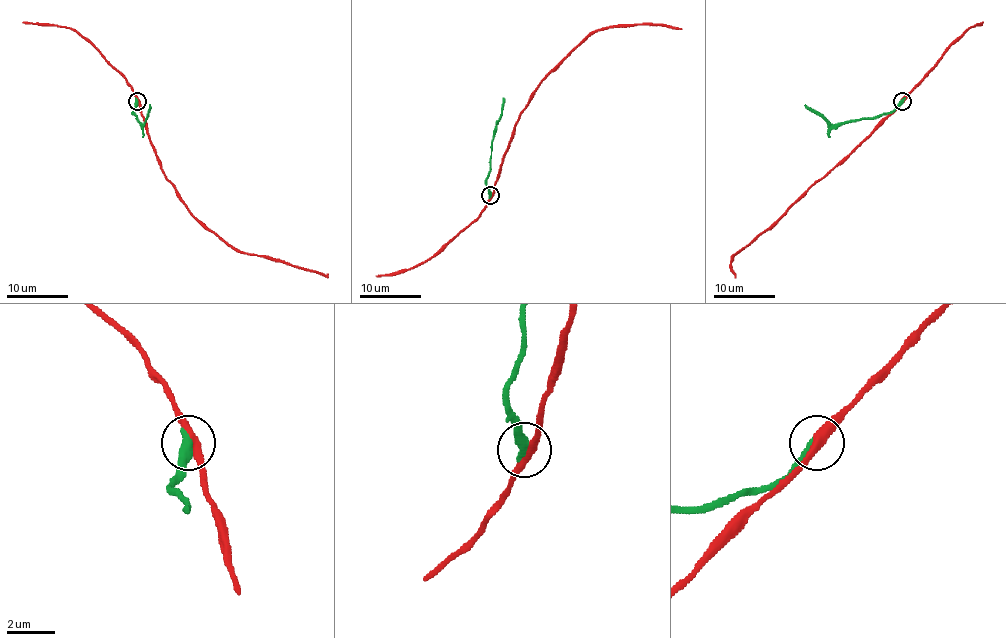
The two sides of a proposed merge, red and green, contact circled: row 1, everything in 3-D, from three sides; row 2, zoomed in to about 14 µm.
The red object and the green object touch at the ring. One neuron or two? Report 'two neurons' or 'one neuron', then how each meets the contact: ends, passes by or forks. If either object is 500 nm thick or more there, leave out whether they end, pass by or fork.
two neurons

